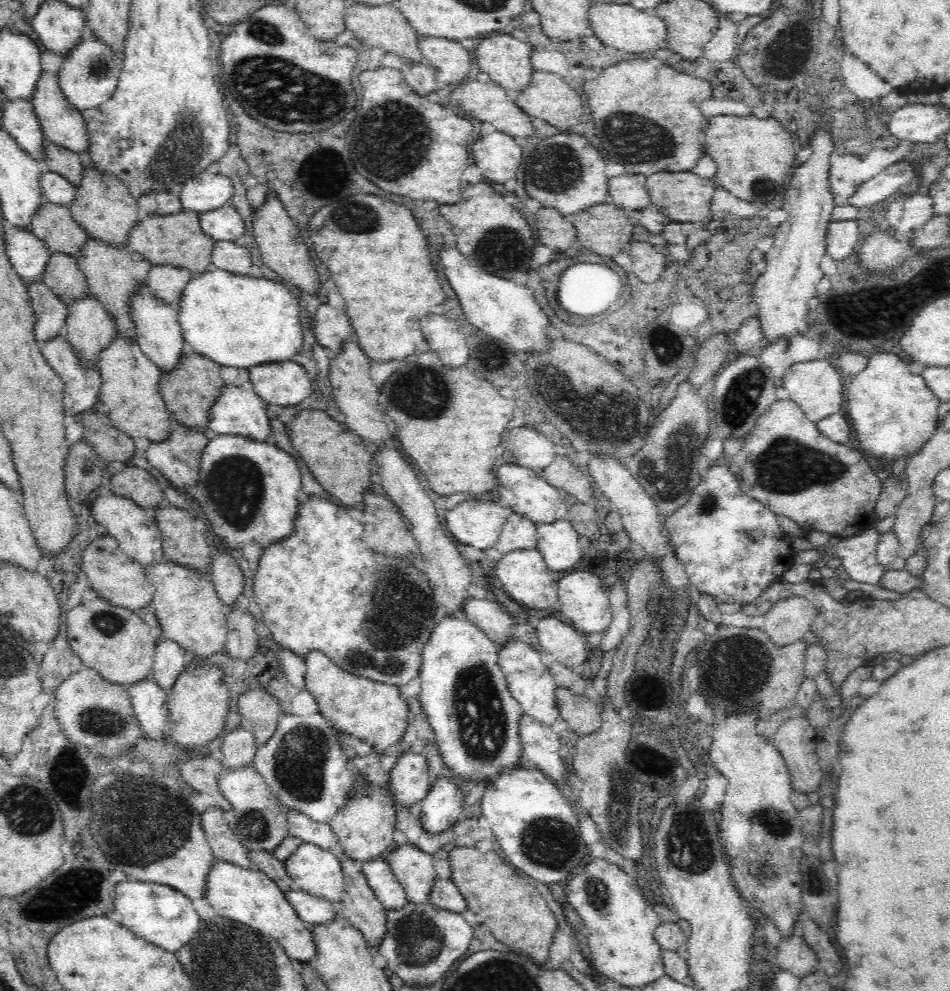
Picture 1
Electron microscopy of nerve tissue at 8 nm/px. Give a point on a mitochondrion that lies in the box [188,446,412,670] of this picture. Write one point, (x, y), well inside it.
(234, 486)

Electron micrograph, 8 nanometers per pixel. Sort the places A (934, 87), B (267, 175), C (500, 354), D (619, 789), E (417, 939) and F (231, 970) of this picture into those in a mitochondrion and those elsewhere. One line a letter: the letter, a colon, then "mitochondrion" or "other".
A: other
B: other
C: other
D: mitochondrion
E: mitochondrion
F: mitochondrion

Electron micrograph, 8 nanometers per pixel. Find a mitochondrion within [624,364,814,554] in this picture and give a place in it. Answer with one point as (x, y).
(669, 480)

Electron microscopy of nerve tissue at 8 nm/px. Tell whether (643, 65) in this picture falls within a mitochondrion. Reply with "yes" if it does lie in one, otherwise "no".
no

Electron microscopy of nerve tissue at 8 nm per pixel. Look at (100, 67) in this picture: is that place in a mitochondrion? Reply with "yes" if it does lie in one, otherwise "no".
yes

